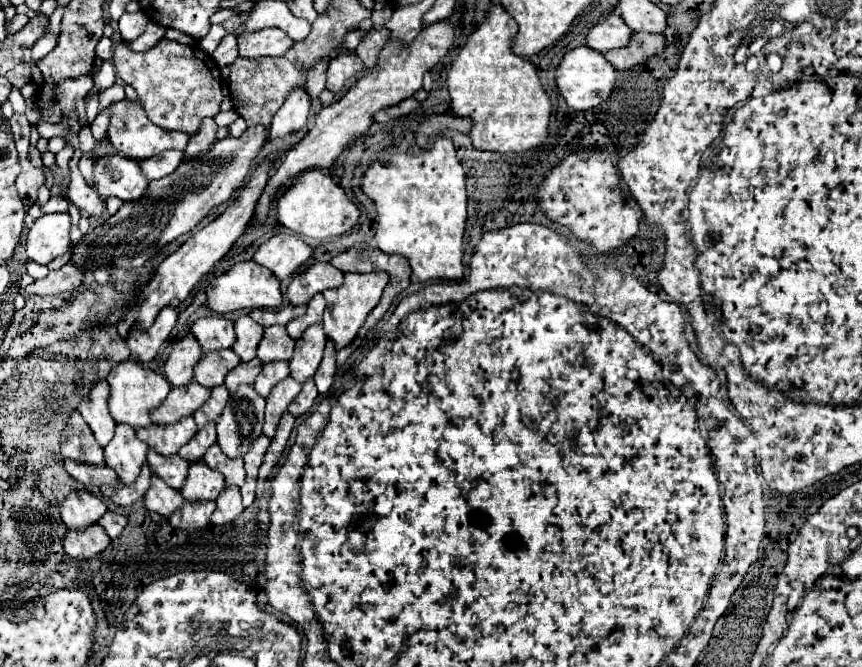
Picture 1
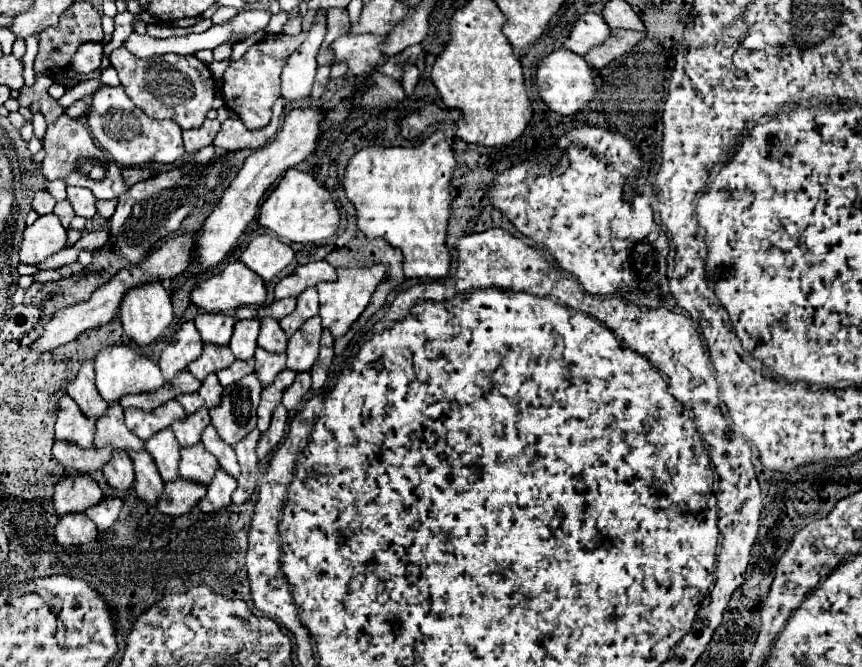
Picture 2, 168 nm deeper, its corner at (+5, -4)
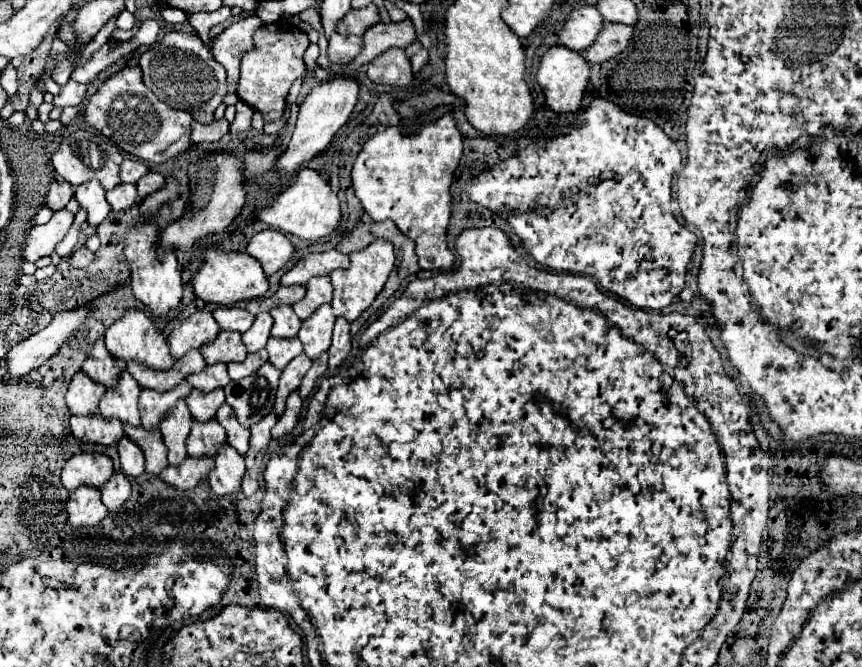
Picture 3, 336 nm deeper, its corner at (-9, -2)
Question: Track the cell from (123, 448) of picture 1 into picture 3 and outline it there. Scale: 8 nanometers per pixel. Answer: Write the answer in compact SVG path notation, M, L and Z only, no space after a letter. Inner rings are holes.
M124 370L120 376L120 382L116 384L116 390L108 390L104 394L98 414L106 420L116 418L124 424L140 426L138 396L140 396L140 386L136 386L136 380Z

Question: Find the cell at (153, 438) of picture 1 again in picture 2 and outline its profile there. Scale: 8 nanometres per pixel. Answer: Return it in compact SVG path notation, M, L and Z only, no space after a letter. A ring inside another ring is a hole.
M170 400L170 404L162 404L162 408L154 408L154 412L142 412L142 408L126 408L126 426L140 438L148 440L152 434L172 426L174 420L184 420L186 412L182 404Z

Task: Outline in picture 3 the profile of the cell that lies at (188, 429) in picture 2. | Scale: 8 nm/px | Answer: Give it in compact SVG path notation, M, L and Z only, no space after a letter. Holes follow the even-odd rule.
M220 388L212 394L200 394L200 392L192 390L192 394L186 398L186 404L192 414L192 420L206 424L216 416L218 408L224 404L224 390Z

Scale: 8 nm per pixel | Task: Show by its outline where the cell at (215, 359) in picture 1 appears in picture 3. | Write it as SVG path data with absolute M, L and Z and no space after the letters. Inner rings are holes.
M220 332L216 342L204 346L204 350L200 350L200 354L204 356L206 364L230 364L230 362L244 362L246 358L246 346L242 342L242 336L236 332Z

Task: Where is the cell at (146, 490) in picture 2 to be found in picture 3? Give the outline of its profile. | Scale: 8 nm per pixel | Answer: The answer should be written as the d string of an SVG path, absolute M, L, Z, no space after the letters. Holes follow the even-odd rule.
M124 426L126 436L144 452L146 456L146 472L160 476L160 472L168 466L168 454L166 454L166 446L162 442L162 434L156 430L144 430L134 428L134 426Z

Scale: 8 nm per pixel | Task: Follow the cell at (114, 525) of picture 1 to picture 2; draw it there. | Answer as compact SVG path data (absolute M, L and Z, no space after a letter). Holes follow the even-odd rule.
M104 496L102 504L96 504L94 508L86 510L86 516L96 522L100 532L104 532L116 522L120 514L120 506L122 506L122 500L118 496Z

